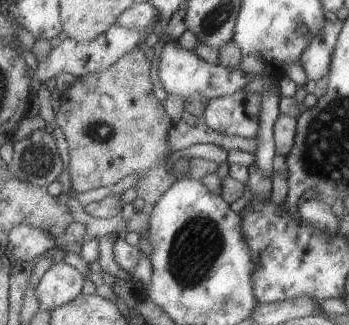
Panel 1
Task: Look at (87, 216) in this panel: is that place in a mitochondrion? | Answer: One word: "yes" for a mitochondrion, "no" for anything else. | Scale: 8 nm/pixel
no

